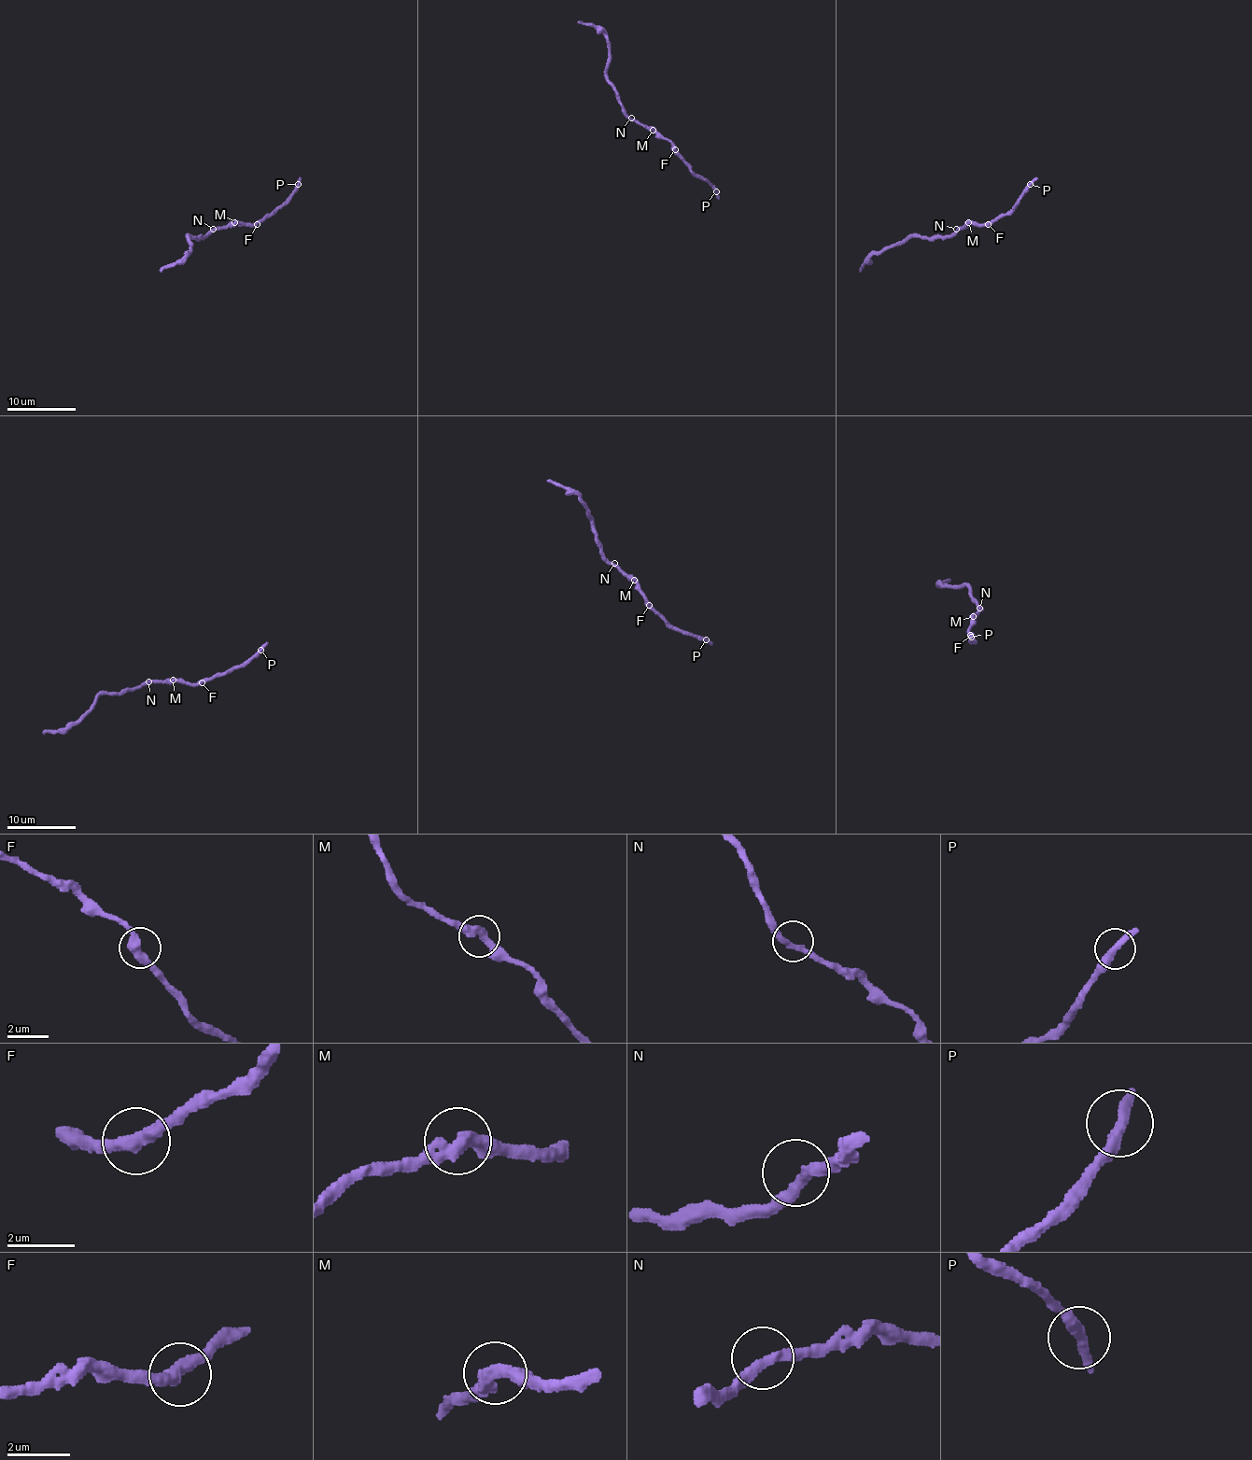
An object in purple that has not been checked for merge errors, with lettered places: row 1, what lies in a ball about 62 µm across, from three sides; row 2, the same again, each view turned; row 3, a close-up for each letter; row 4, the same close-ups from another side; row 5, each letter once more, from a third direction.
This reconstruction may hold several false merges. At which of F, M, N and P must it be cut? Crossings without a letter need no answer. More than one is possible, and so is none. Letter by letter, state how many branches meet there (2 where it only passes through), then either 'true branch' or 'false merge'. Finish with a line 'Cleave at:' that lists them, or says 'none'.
F: 2 branches meet; true branch
M: 2 branches meet; true branch
N: 2 branches meet; true branch
P: 2 branches meet; true branch
Cleave at: none

